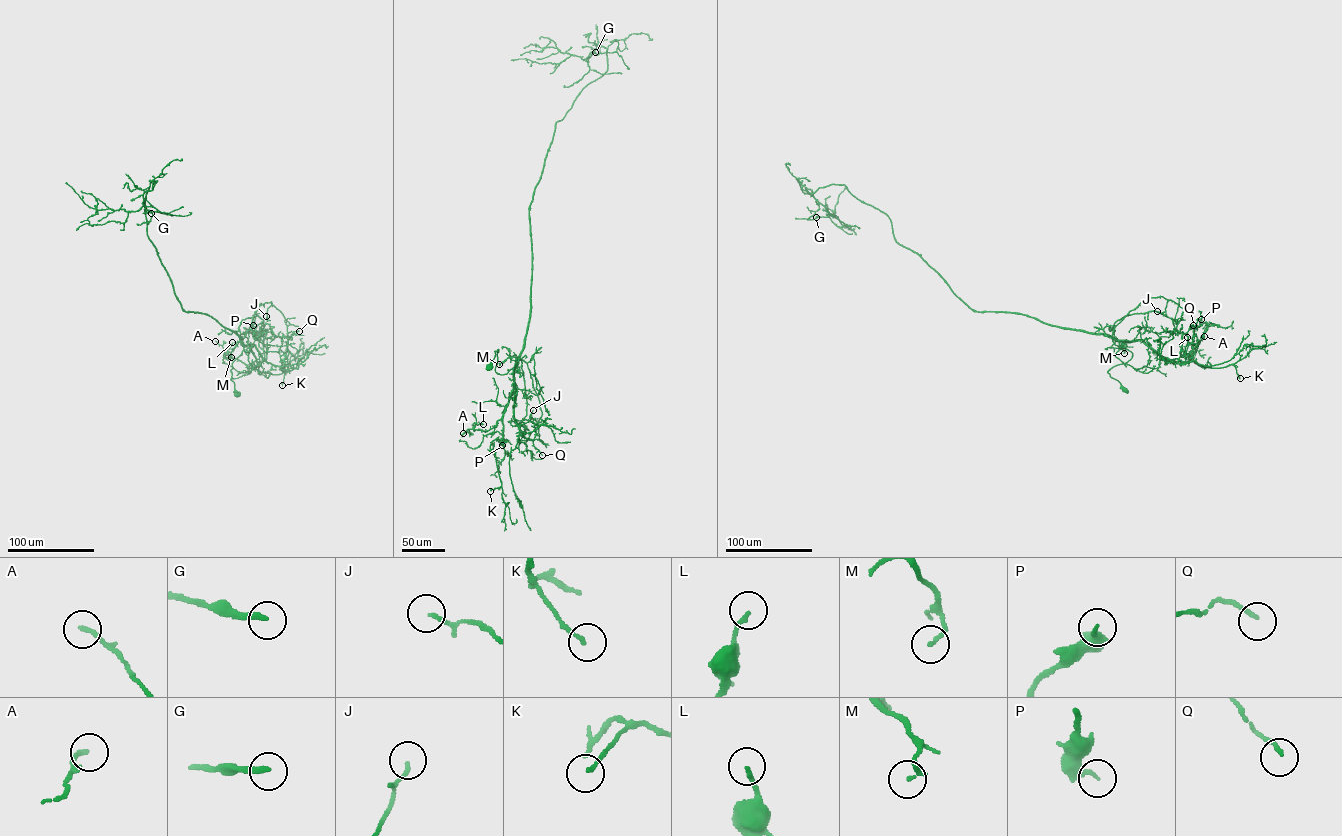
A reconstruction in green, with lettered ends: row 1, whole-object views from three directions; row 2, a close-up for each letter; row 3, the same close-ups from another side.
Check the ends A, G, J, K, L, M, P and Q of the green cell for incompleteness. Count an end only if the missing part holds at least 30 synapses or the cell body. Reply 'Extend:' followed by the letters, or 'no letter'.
Extend: G

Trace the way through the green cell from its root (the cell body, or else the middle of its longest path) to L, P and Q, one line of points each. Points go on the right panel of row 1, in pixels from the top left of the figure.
L: (1125, 390), (1108, 372), (1131, 357), (1122, 342), (1142, 340), (1161, 356), (1187, 362), (1194, 352), (1187, 337)
P: (1125, 390), (1108, 372), (1131, 357), (1122, 342), (1142, 340), (1169, 359), (1193, 355), (1192, 337), (1201, 319)
Q: (1125, 390), (1108, 372), (1131, 357), (1122, 342), (1142, 340), (1160, 355), (1177, 361), (1182, 334), (1193, 325)

